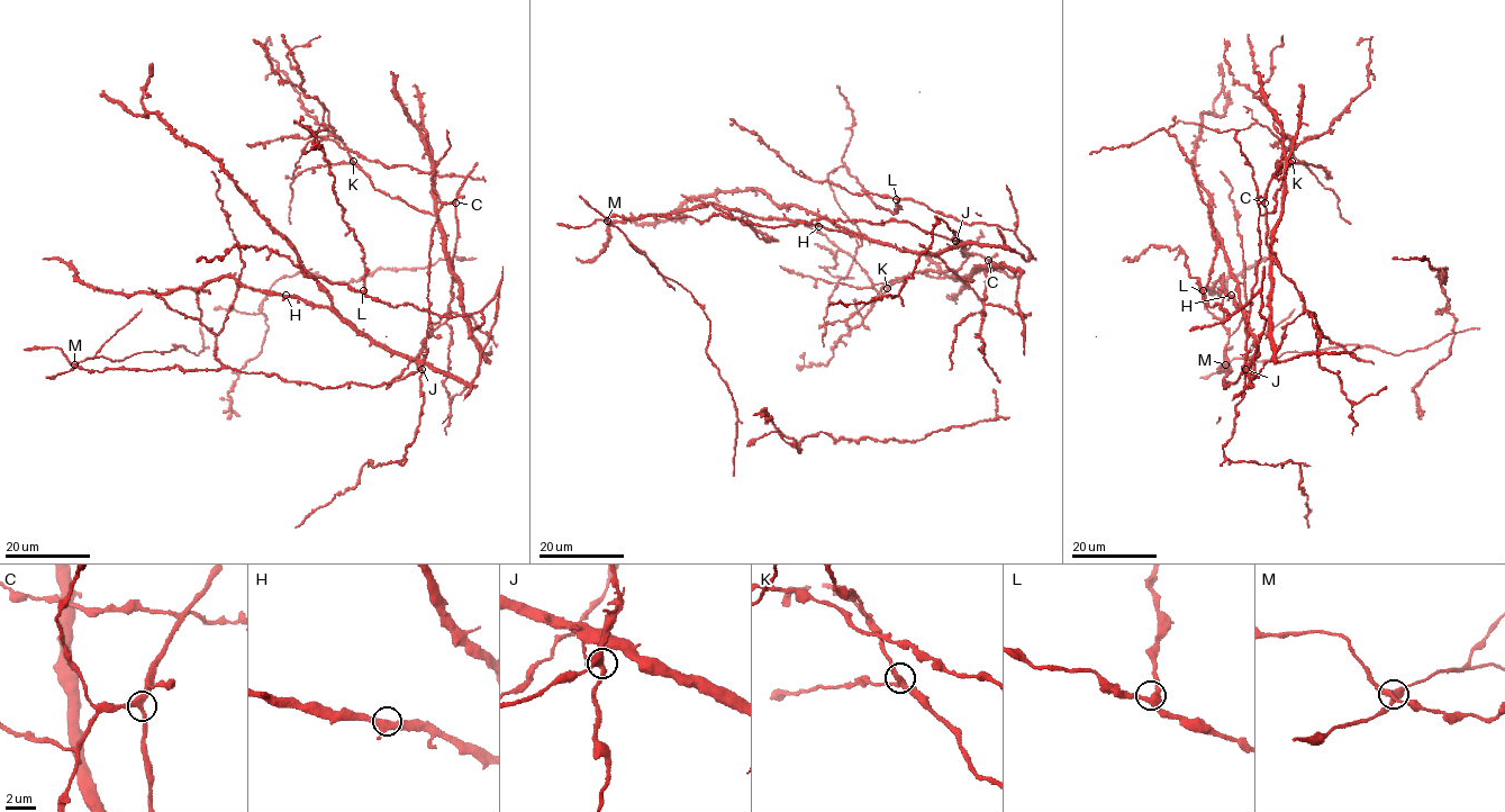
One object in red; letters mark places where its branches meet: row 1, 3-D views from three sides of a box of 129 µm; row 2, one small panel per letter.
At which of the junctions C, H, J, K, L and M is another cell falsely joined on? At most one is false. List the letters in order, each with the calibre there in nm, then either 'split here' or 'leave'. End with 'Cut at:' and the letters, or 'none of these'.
C: calibre 320 nm; leave
H: calibre 360 nm; leave
J: calibre 320 nm; leave
K: calibre 340 nm; leave
L: calibre 380 nm; leave
M: calibre 360 nm; split here
Cut at: M

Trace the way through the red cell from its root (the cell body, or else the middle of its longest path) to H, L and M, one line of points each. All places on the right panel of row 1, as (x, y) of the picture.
H: (1225, 384), (1232, 372), (1229, 335), (1222, 296), (1215, 290), (1222, 277), (1231, 295)
L: (1225, 384), (1245, 363), (1252, 382), (1266, 323), (1261, 298), (1257, 292), (1227, 316), (1203, 290)
M: (1225, 384), (1222, 381), (1231, 369), (1217, 370), (1223, 366), (1218, 369), (1223, 371), (1218, 368), (1225, 364)

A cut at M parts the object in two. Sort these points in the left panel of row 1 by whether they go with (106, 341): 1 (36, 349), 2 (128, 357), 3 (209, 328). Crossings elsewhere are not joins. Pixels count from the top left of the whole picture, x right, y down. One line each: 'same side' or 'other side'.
1: other side
2: same side
3: other side

